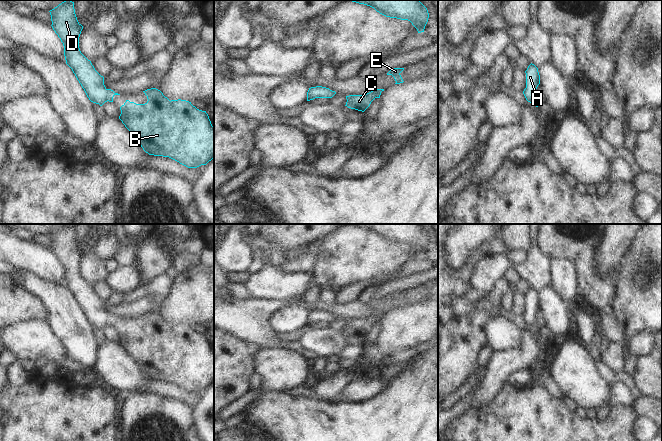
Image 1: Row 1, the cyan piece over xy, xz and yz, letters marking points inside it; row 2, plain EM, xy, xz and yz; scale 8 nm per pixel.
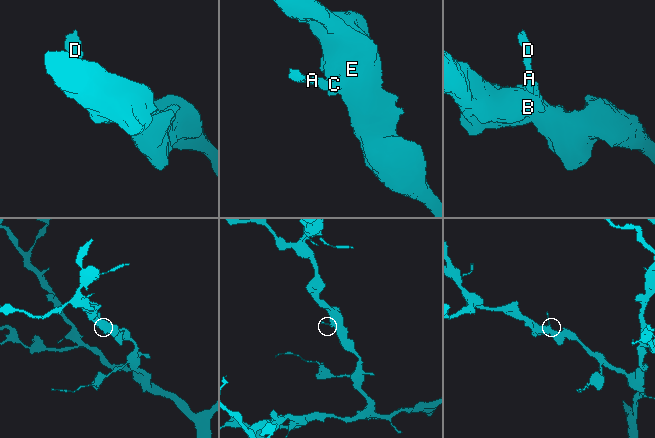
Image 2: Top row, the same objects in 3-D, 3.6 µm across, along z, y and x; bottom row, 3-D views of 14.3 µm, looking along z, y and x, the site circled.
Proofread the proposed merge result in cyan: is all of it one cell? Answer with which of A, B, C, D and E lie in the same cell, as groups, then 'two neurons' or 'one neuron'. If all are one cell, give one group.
A B C D E | one neuron

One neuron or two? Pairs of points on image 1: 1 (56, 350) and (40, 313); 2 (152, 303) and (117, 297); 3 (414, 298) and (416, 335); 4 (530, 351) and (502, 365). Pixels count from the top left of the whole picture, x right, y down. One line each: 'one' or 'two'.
1: two
2: two
3: two
4: one

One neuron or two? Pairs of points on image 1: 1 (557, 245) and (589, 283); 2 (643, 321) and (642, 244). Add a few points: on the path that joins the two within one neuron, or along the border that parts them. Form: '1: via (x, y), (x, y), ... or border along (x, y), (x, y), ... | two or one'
1: via (568, 249), (586, 267), (587, 272) | one
2: via (643, 302), (643, 294), (630, 280), (638, 263) | one

